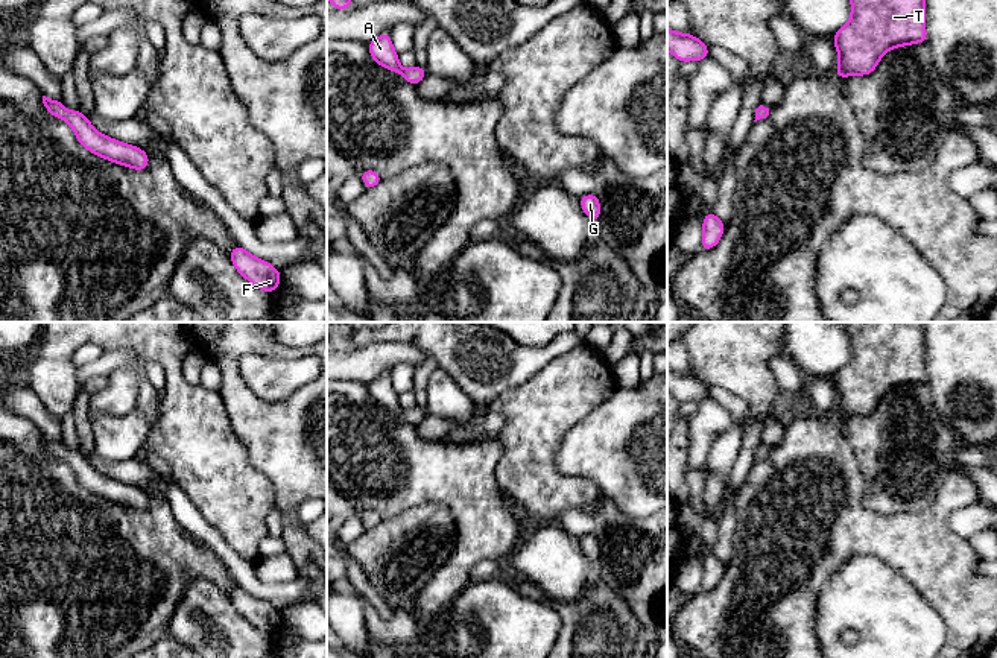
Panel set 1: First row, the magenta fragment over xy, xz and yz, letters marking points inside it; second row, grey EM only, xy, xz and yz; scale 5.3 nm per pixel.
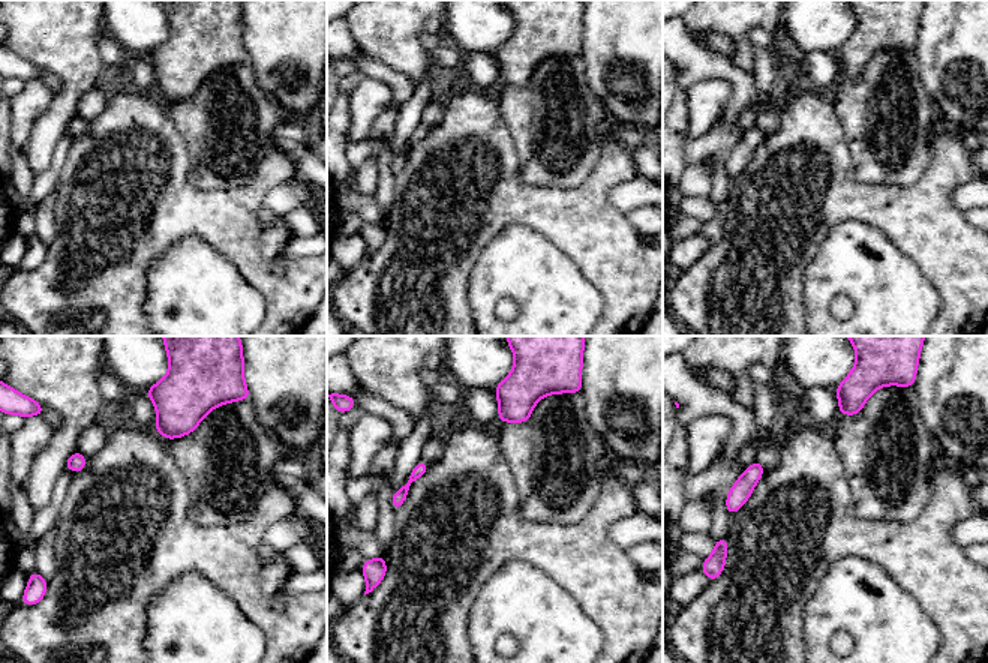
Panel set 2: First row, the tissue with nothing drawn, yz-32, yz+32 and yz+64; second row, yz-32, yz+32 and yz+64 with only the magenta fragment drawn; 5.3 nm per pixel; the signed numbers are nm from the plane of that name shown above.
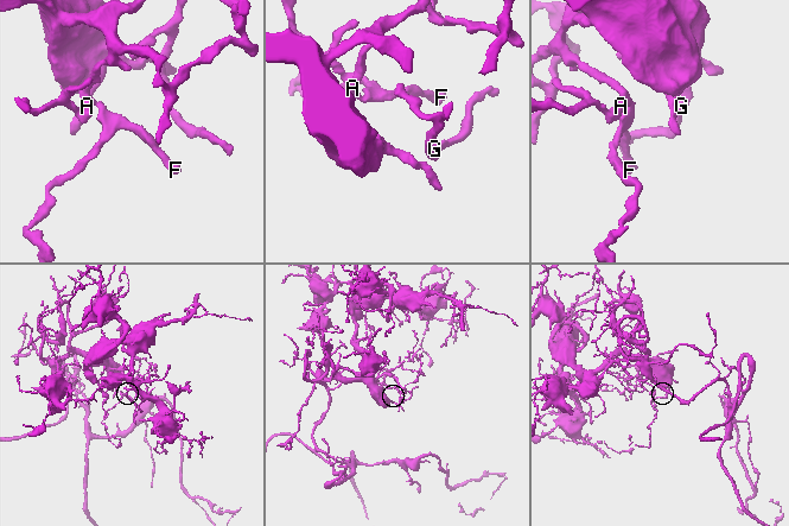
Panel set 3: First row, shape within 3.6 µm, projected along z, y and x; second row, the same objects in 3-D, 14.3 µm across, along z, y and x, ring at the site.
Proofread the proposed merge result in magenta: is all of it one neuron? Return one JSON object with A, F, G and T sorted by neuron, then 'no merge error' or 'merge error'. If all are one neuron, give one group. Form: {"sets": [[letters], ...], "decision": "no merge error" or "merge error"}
{"sets": [["A", "F", "G", "T"]], "decision": "no merge error"}

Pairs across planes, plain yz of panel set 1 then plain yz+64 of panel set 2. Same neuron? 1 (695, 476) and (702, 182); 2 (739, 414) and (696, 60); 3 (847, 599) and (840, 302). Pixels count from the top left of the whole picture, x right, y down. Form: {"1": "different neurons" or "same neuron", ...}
{"1": "different neurons", "2": "same neuron", "3": "different neurons"}

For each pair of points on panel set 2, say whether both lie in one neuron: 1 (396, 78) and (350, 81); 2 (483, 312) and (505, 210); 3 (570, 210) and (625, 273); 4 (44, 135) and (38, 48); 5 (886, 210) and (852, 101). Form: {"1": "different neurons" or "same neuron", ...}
{"1": "same neuron", "2": "different neurons", "3": "same neuron", "4": "same neuron", "5": "different neurons"}

